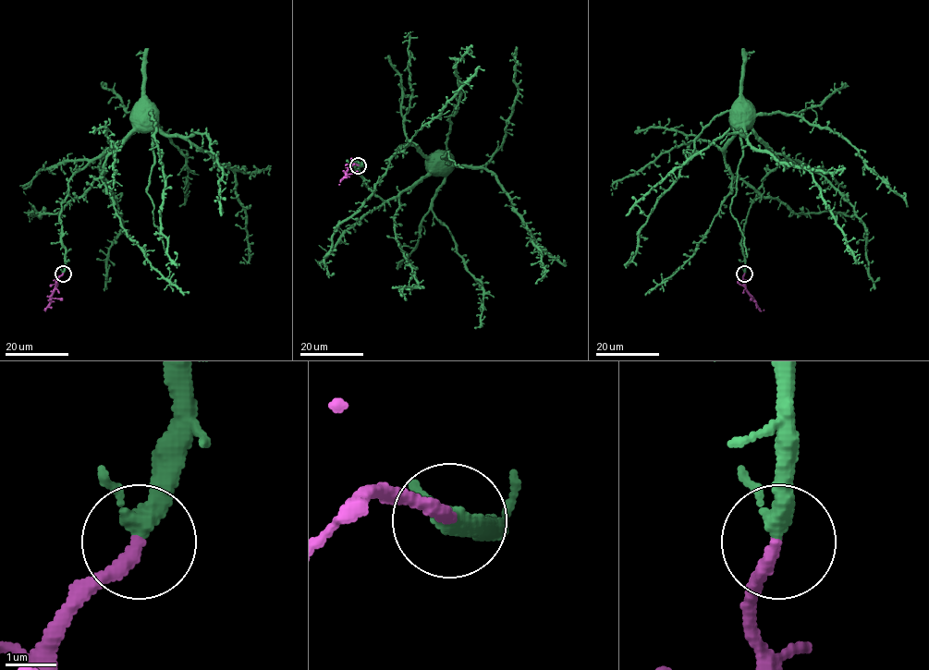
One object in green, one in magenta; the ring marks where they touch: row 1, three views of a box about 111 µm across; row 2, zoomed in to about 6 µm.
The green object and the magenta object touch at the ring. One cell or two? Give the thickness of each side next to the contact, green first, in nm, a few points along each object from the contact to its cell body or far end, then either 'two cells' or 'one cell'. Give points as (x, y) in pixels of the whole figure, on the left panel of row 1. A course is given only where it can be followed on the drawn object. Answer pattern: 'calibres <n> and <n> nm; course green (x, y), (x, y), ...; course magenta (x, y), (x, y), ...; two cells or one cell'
calibres 280 and 280 nm; course green (63, 274), (59, 215), (68, 179), (136, 128), (186, 136), (235, 174), (249, 249), (247, 261), (240, 261); course magenta (63, 274), (51, 302), (43, 310); one cell

